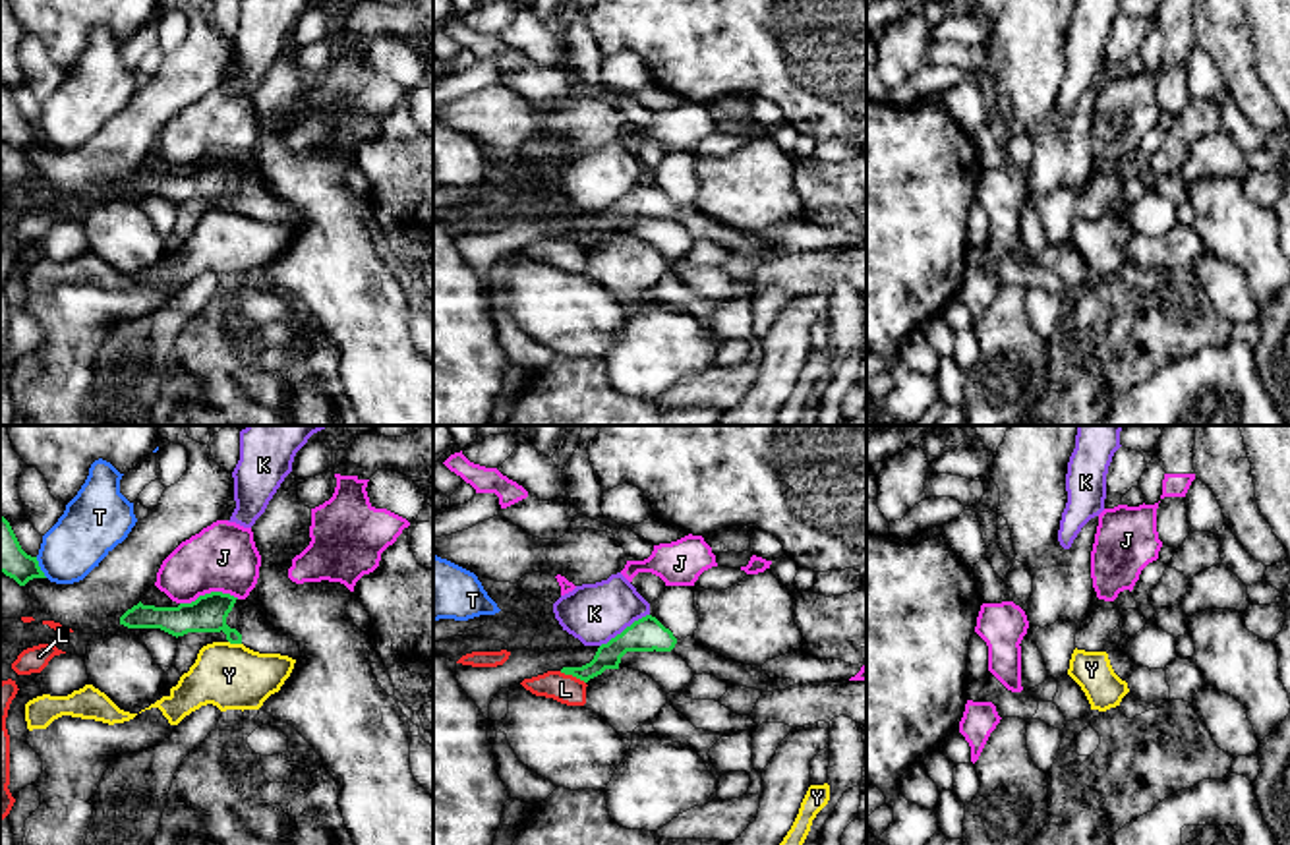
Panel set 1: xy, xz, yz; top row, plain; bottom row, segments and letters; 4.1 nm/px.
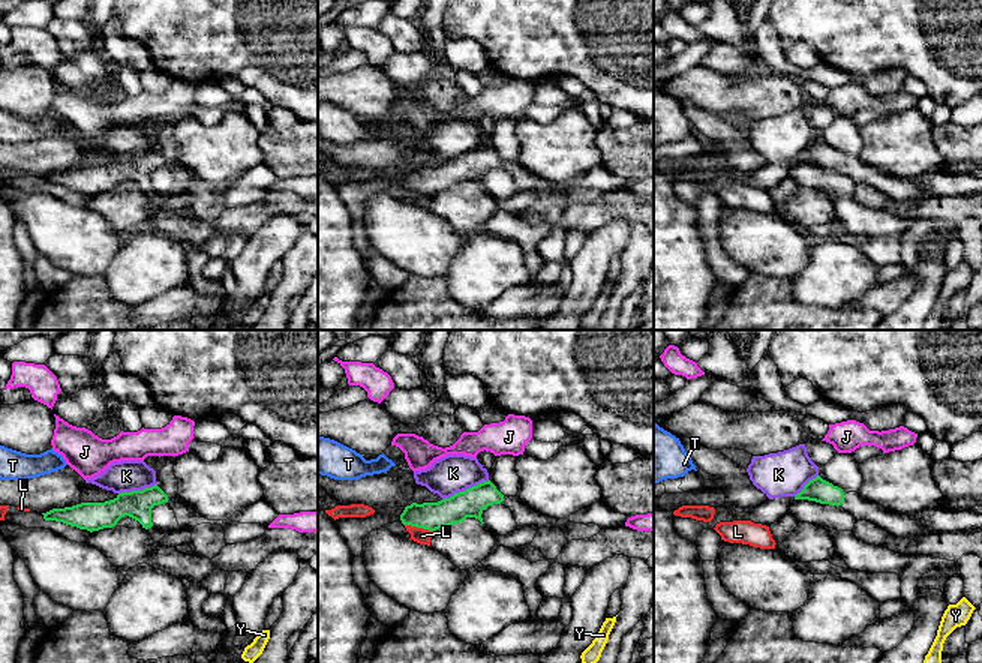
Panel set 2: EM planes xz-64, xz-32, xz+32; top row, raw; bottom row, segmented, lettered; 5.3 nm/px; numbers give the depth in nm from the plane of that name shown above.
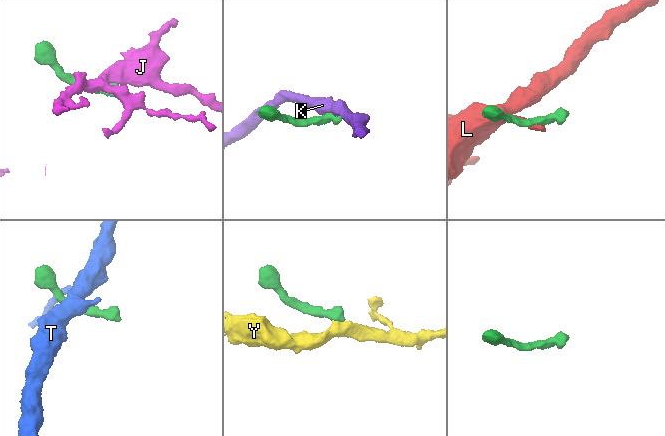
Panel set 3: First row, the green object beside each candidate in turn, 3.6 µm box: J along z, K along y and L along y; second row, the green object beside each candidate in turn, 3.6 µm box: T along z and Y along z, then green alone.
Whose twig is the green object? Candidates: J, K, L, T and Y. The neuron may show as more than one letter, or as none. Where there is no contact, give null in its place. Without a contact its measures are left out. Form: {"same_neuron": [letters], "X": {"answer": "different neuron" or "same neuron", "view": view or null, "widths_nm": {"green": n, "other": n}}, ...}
{"same_neuron": [], "J": {"answer": "different neuron", "view": "xy", "widths_nm": {"green": 160, "other": 280}}, "K": {"answer": "different neuron", "view": "xz", "widths_nm": {"green": 140, "other": 260}}, "L": {"answer": "different neuron", "view": "xz", "widths_nm": {"green": 110, "other": 120}}, "T": {"answer": "different neuron", "view": "xy", "widths_nm": {"green": 170, "other": 240}}, "Y": {"answer": "different neuron", "view": "xy", "widths_nm": {"green": 160, "other": 280}}}

